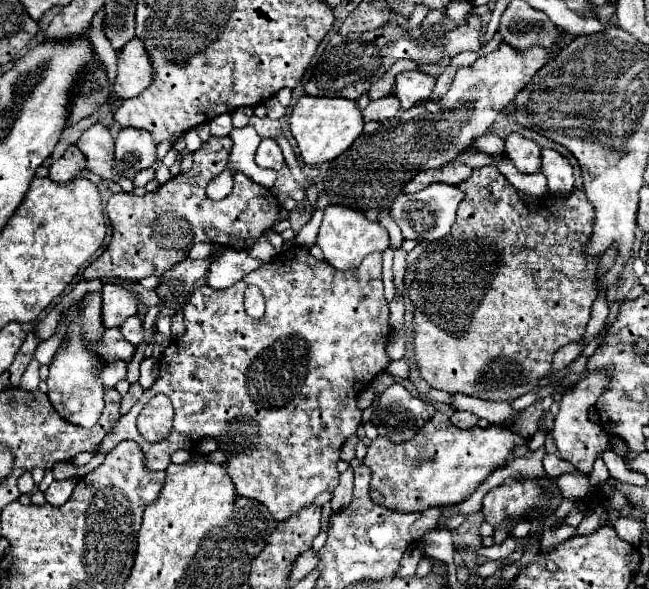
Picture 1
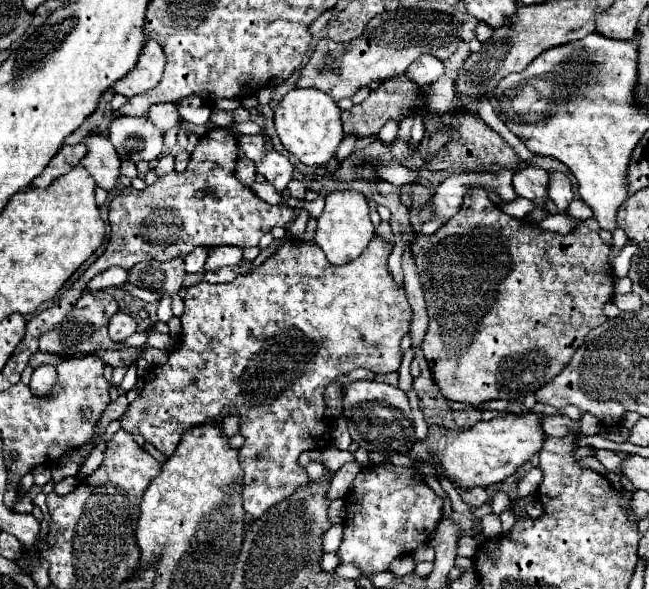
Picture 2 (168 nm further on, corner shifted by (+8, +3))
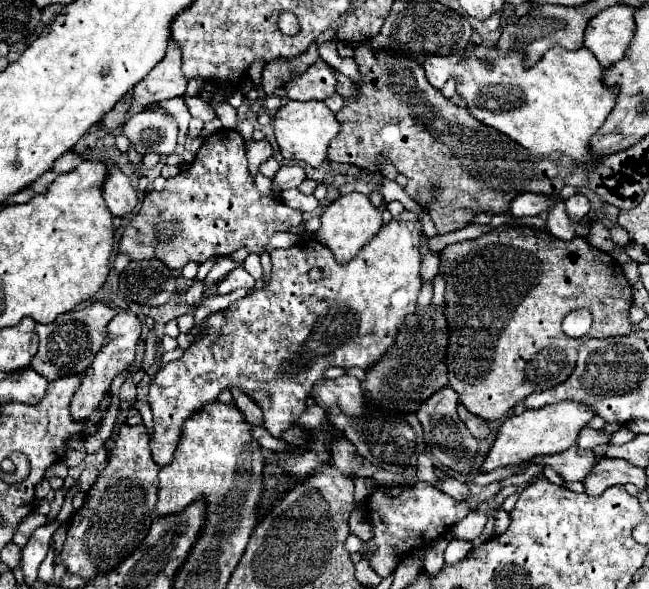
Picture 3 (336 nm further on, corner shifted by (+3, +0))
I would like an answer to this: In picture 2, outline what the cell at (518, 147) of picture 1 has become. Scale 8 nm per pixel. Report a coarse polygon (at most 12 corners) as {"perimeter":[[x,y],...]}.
{"perimeter":[[526,167],[514,175],[514,191],[546,209],[548,171]]}

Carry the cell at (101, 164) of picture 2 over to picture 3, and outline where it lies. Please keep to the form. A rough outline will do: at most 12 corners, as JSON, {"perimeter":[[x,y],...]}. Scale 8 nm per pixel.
{"perimeter":[[107,170],[103,198],[113,216],[139,202],[129,176]]}

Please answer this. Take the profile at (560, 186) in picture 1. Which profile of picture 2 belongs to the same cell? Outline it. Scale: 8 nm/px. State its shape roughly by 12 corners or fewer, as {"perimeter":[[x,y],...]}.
{"perimeter":[[564,173],[550,175],[548,195],[560,211],[574,199]]}

